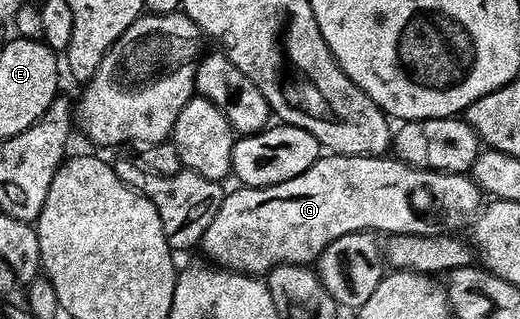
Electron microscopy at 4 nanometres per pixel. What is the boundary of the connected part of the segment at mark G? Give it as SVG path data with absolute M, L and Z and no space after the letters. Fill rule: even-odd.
M334 154L320 155L317 162L313 162L313 166L309 166L309 170L305 170L305 174L301 174L297 178L289 178L289 182L277 182L277 186L265 186L264 188L245 188L236 187L236 192L228 191L223 198L221 210L217 210L217 218L213 218L213 222L209 226L209 230L205 230L201 241L201 249L208 256L212 265L225 268L228 272L242 272L245 276L262 277L264 274L276 268L278 264L306 264L318 261L319 256L325 249L337 238L341 238L345 234L353 234L354 232L370 232L390 234L417 234L418 236L442 236L444 234L454 233L459 227L466 225L475 219L481 207L481 193L479 187L475 185L470 175L461 172L434 172L433 170L425 170L424 168L414 168L403 163L398 158L390 158L387 160L386 155L381 156L336 156Z

